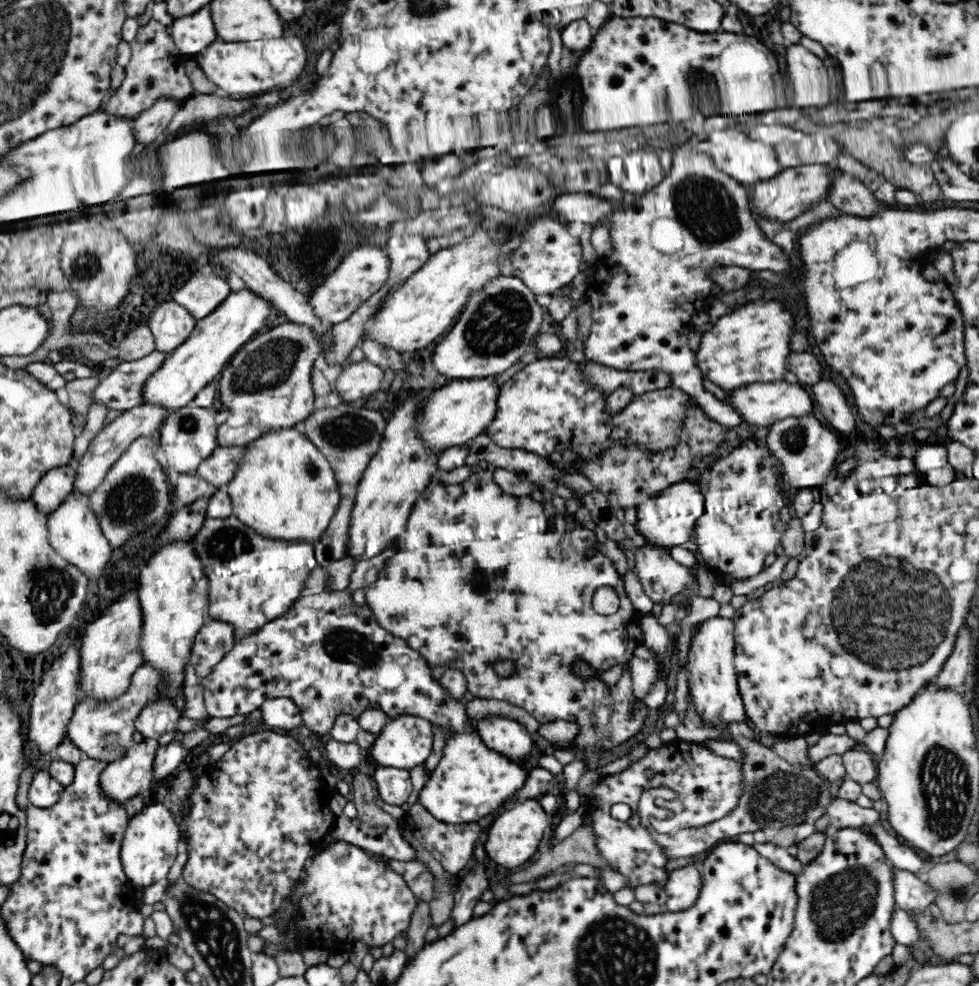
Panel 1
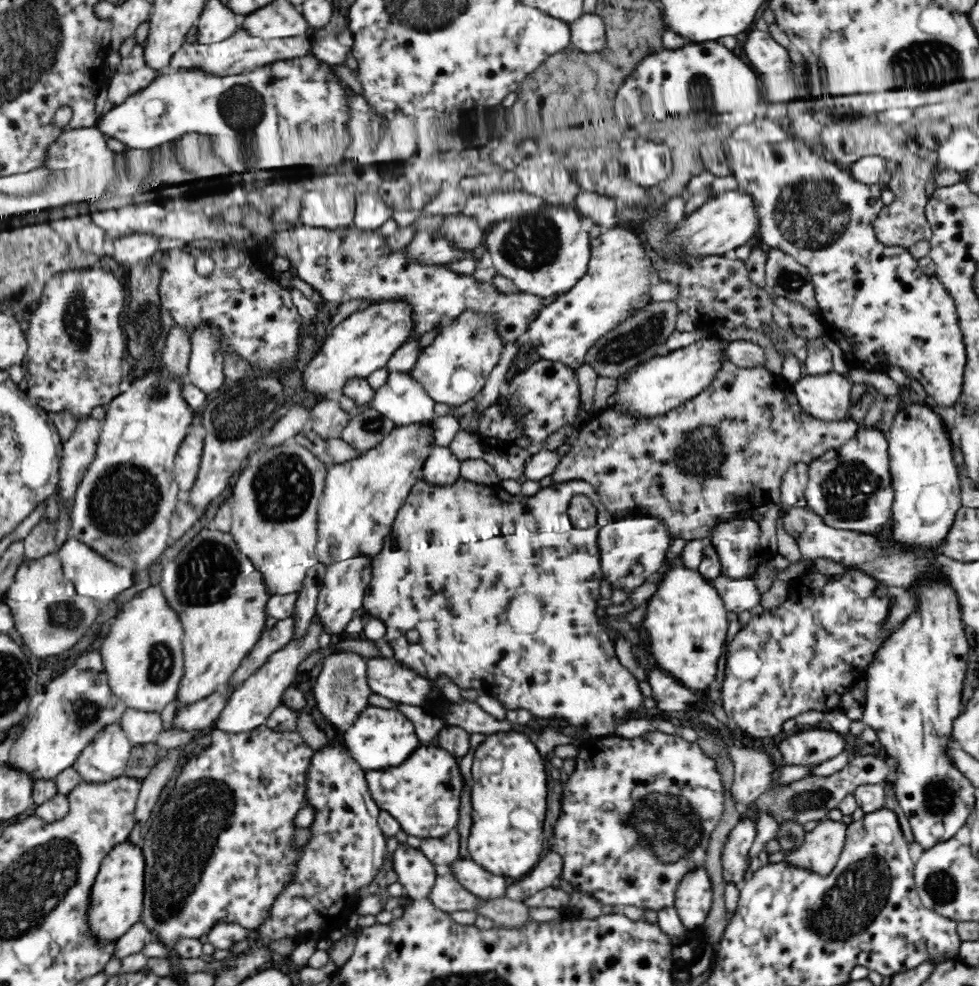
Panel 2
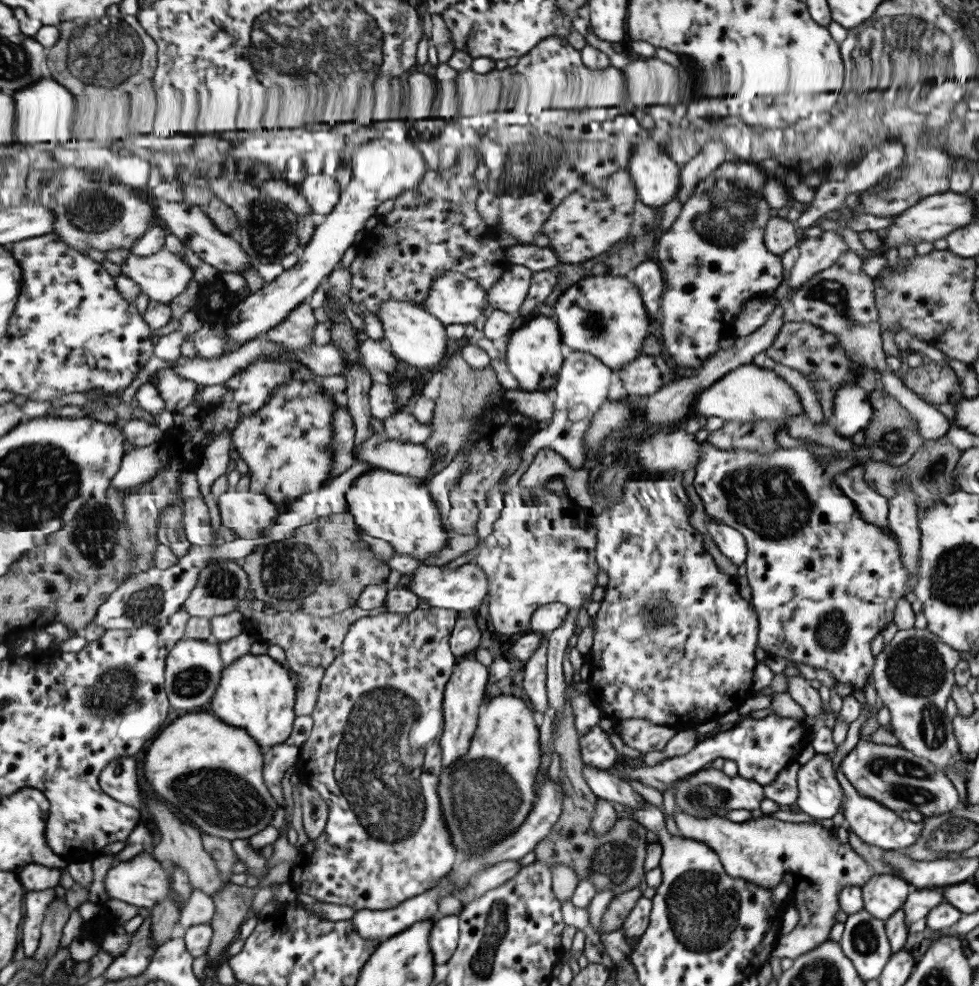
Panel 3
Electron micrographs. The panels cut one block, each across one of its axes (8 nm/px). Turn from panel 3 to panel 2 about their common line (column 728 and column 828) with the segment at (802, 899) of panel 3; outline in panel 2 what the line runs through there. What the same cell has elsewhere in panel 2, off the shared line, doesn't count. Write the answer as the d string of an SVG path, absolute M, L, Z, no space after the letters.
M822 819L805 836L800 847L782 849L784 856L781 860L786 865L814 871L825 877L839 861L844 844L846 844L846 824L842 821Z

